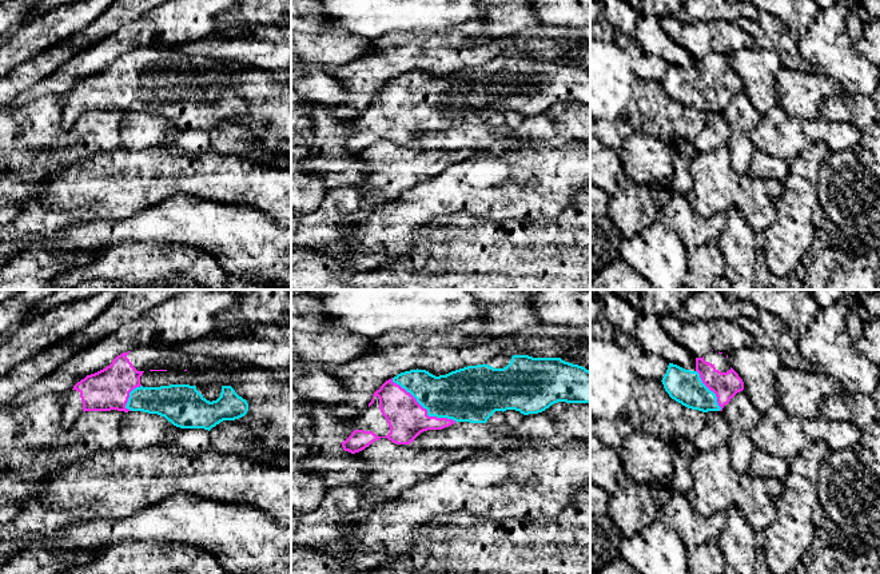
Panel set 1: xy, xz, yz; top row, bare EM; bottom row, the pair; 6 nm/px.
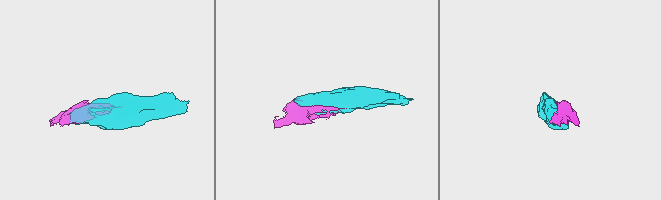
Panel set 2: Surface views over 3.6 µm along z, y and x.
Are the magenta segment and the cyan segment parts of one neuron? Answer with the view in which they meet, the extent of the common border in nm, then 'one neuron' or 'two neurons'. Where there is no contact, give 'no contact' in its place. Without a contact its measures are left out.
meets magenta in xz; contact 460 nm long; one neuron

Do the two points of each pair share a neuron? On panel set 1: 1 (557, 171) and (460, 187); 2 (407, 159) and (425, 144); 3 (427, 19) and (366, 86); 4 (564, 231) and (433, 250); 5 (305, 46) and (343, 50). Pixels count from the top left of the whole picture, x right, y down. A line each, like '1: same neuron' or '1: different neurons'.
1: same neuron
2: different neurons
3: different neurons
4: same neuron
5: same neuron

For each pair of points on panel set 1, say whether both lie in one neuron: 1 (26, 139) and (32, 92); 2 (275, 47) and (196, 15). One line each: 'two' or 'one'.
1: two
2: two

